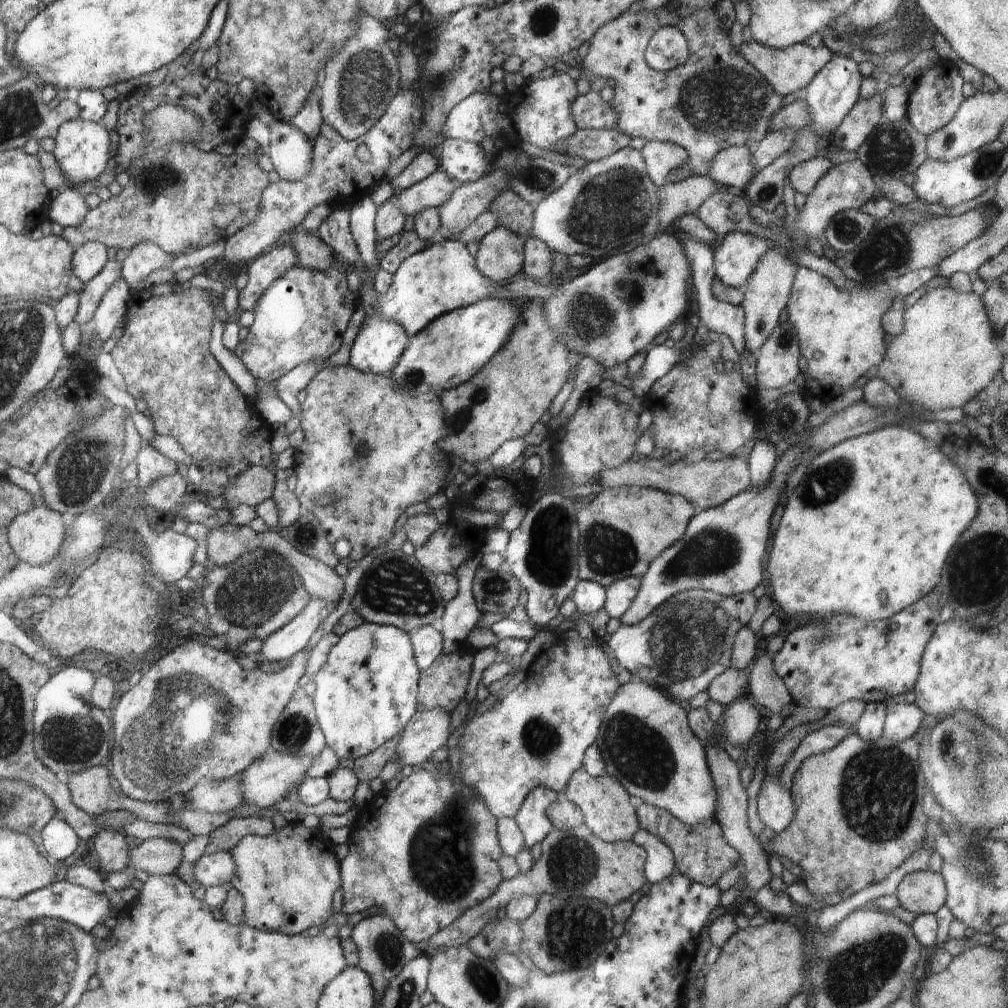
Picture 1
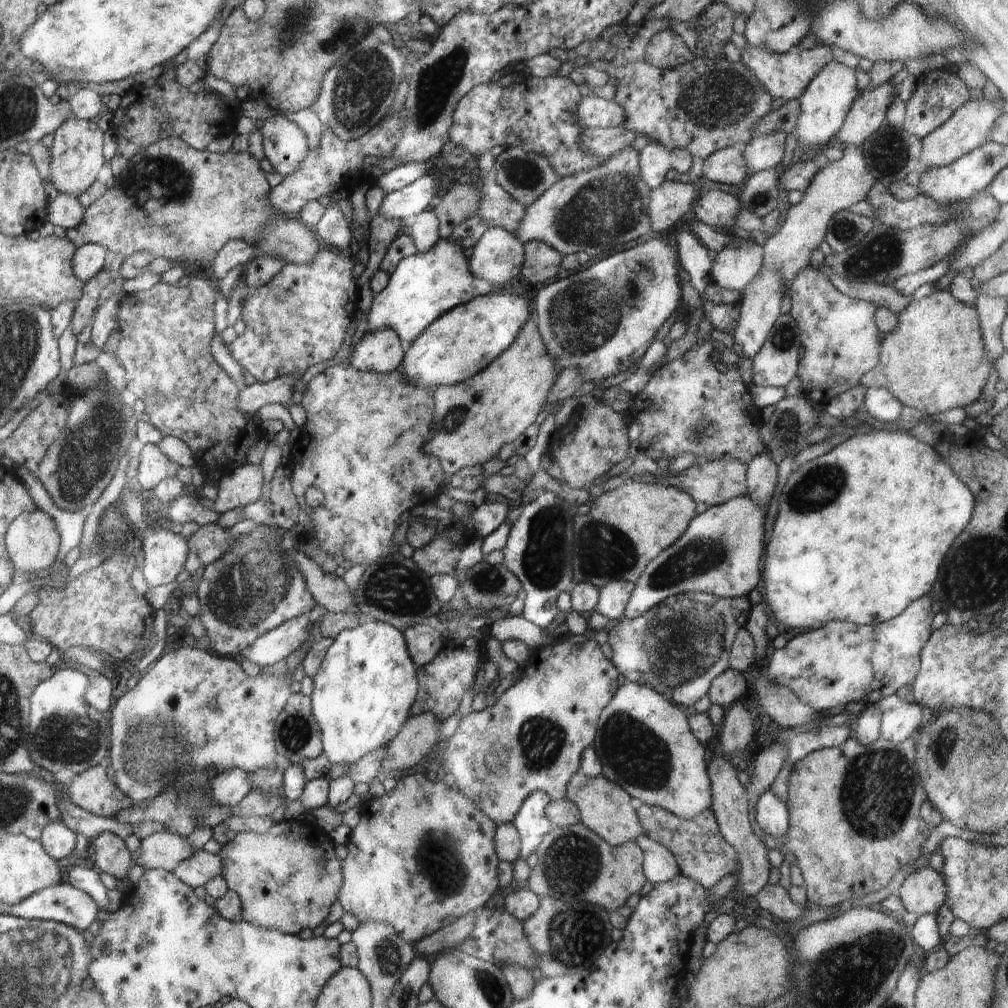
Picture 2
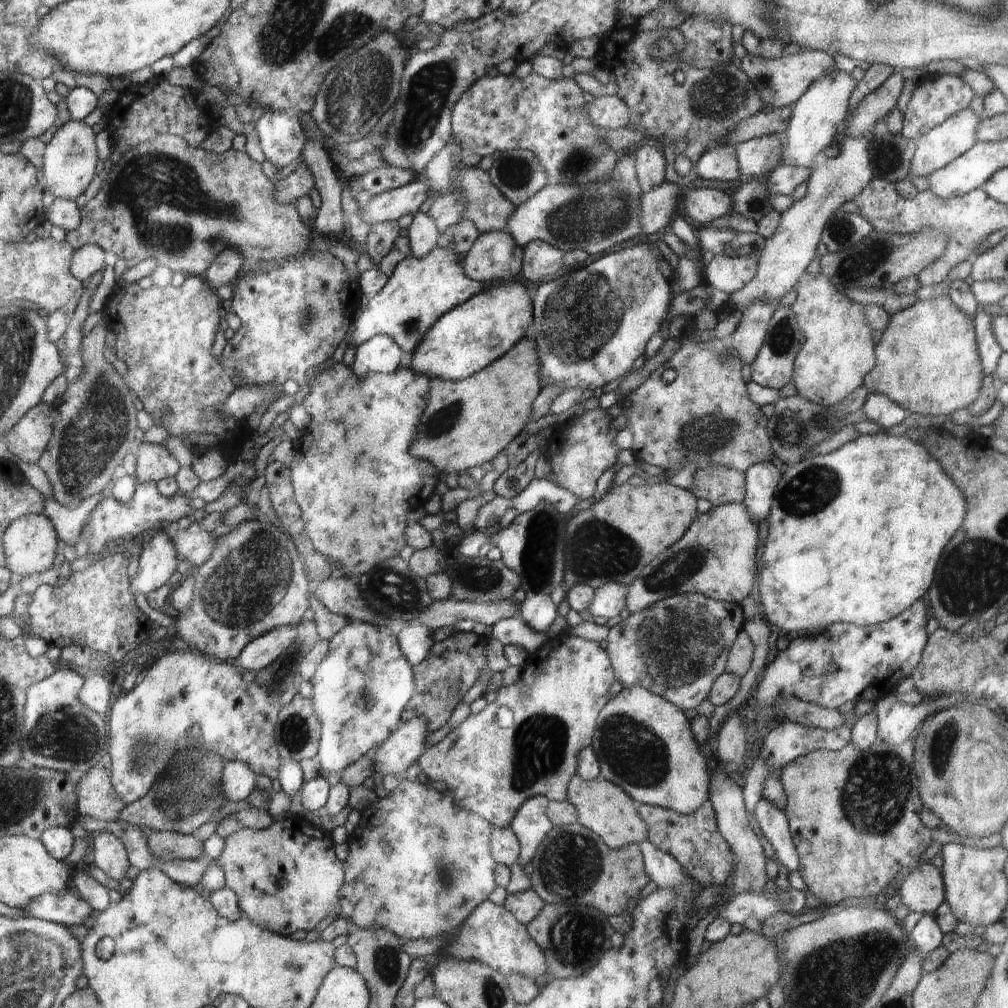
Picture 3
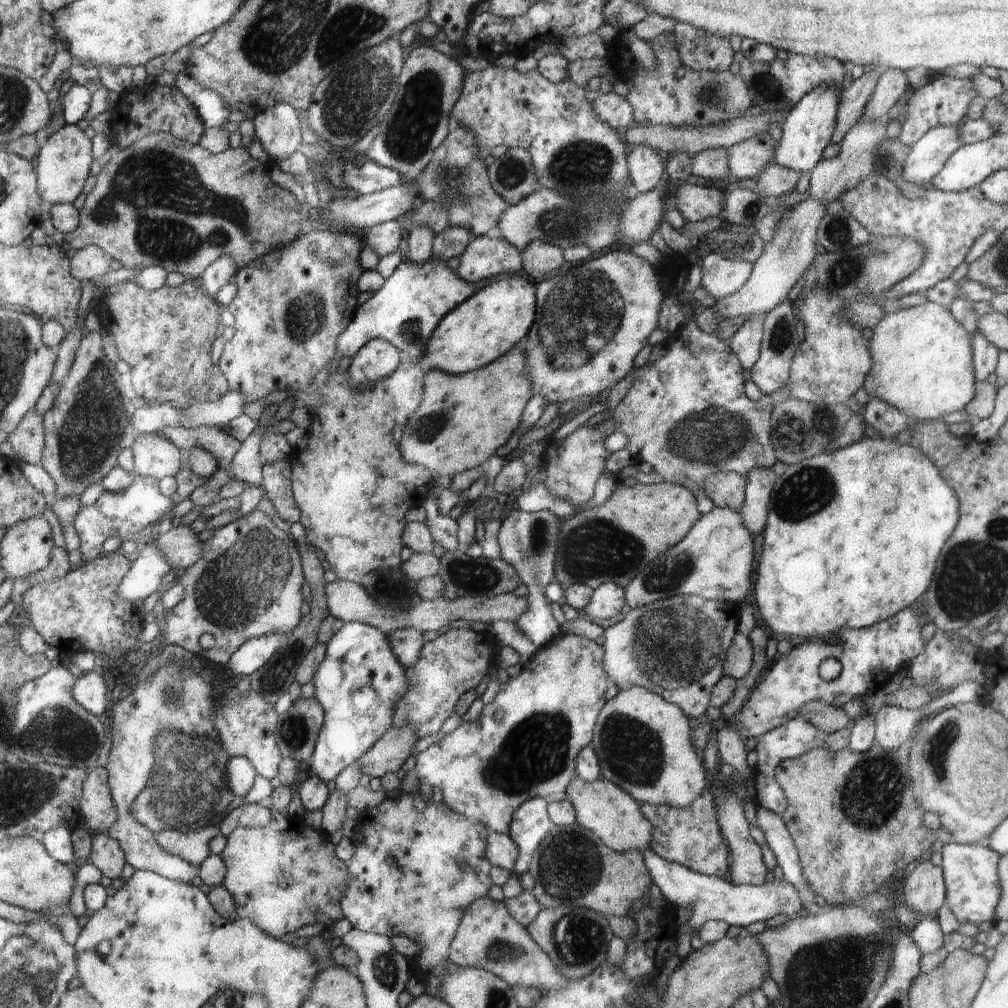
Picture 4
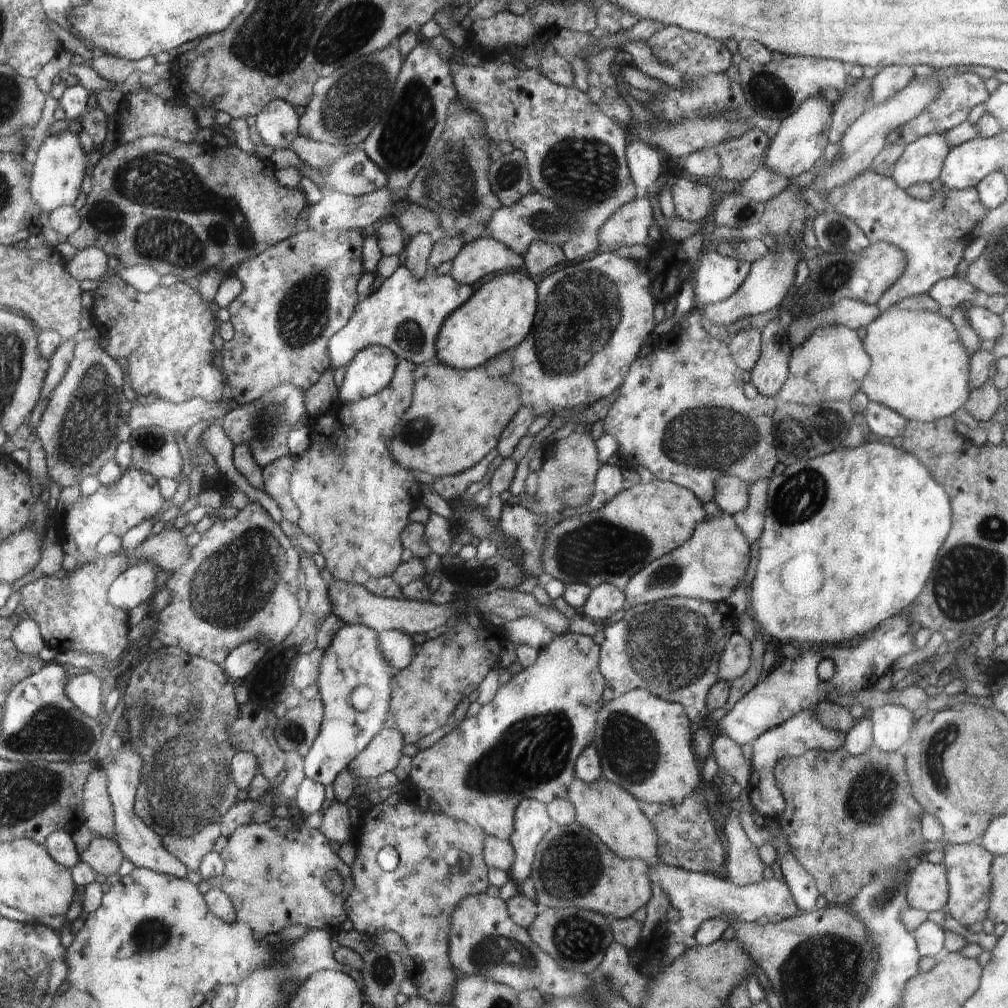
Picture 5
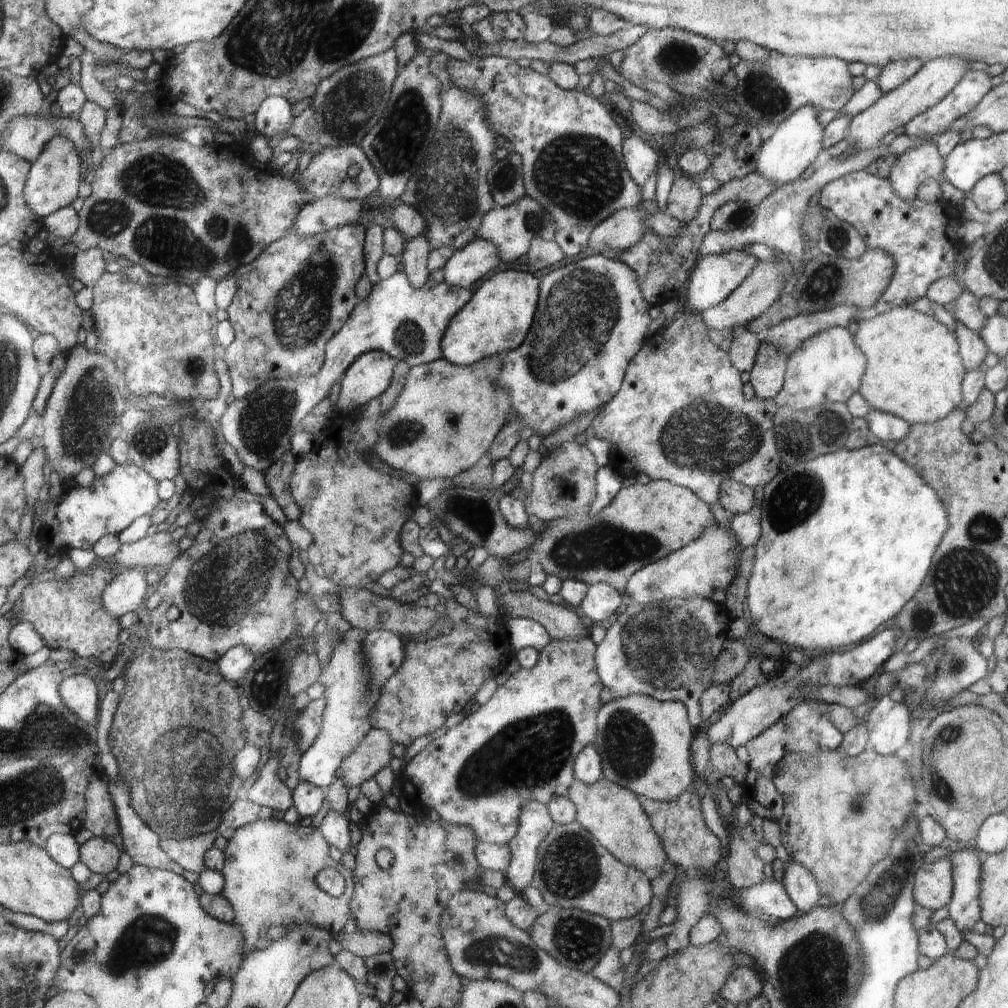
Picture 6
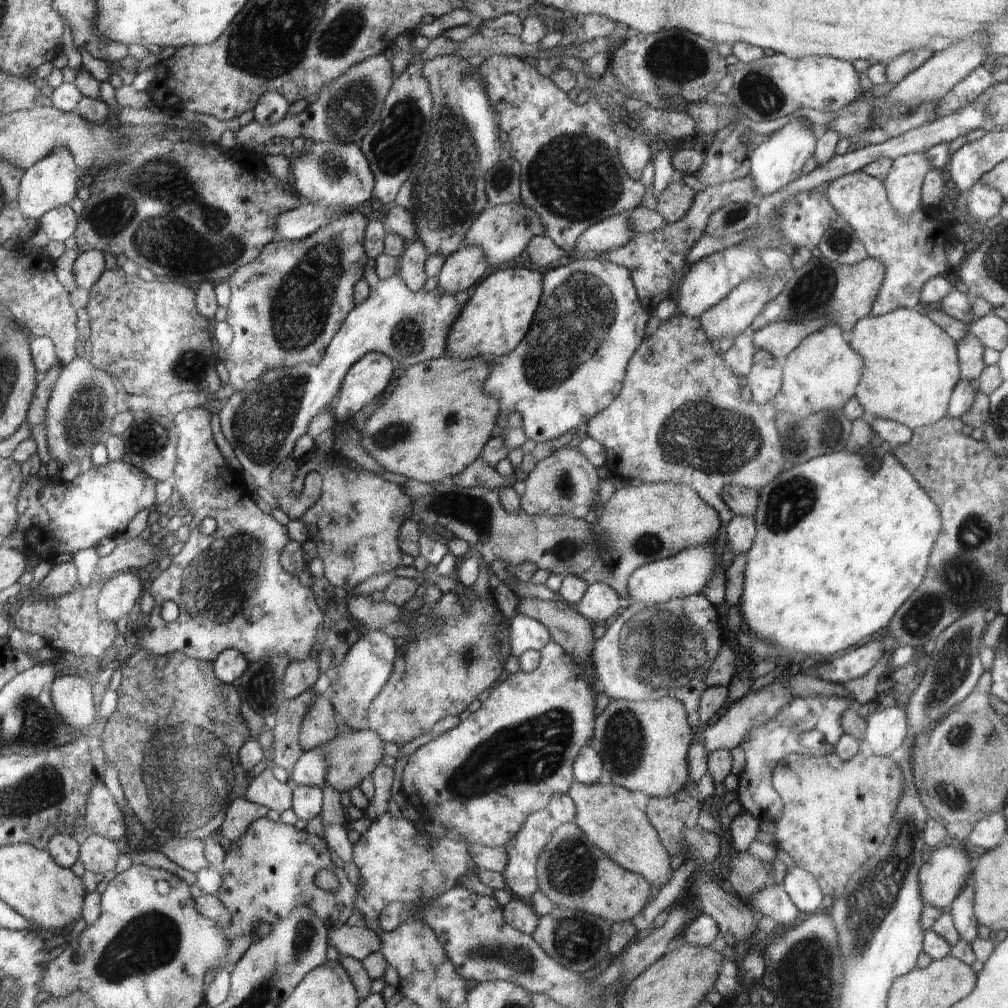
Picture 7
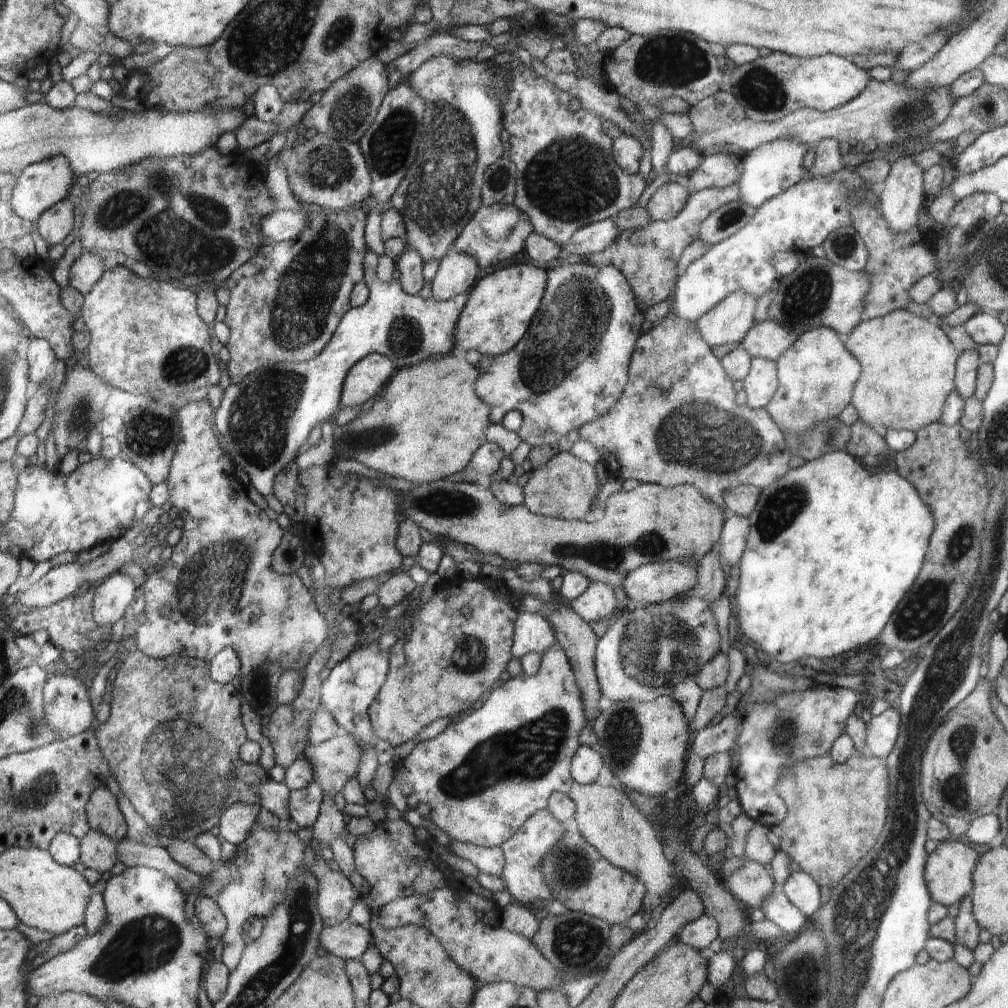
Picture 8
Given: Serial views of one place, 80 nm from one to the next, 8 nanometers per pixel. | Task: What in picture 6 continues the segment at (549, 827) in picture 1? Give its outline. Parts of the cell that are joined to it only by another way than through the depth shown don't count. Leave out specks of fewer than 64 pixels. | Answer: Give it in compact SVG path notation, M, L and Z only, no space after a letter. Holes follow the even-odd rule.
M532 801L524 806L519 816L518 834L507 844L512 860L504 874L517 894L523 894L524 888L533 885L540 843L553 826L555 822L547 805Z

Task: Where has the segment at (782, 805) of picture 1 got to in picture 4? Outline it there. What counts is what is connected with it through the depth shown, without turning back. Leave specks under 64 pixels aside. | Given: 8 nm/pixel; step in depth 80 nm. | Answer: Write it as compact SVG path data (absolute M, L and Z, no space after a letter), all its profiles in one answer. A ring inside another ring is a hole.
M757 806L756 809L757 826L764 832L767 845L776 857L777 866L783 873L784 880L799 892L804 913L810 915L820 913L823 908L812 902L815 894L803 877L799 854L787 826L784 824L784 819L767 808Z

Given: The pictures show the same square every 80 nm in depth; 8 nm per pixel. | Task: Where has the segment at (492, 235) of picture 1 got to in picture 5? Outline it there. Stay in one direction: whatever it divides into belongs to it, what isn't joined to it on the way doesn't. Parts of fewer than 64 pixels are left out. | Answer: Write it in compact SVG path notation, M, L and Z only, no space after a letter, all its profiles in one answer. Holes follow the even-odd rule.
M490 236L466 243L455 256L450 275L462 284L472 286L492 272L519 271L525 262L517 252Z

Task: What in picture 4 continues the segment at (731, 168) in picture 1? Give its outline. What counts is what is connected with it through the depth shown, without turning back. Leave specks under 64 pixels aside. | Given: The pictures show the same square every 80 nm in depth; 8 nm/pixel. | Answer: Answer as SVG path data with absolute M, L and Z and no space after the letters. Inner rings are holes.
M711 148L692 156L691 169L696 176L704 178L727 178L730 176L729 156L725 148Z

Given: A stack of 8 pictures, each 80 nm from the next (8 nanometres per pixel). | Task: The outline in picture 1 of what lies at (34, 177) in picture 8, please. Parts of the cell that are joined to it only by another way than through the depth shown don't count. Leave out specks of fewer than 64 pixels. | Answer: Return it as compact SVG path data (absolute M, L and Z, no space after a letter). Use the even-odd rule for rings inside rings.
M72 119L62 124L55 136L53 155L59 164L60 170L67 178L68 188L78 190L80 183L88 183L98 178L110 160L110 134L100 122Z

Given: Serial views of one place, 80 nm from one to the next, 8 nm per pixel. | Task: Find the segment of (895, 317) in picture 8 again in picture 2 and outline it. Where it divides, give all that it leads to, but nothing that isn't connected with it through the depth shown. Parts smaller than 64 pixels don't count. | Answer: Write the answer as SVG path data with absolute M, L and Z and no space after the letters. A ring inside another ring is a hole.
M936 289L911 303L897 314L897 327L881 341L879 363L859 384L884 387L904 405L926 414L963 409L974 402L987 383L993 363L988 360L978 313L974 305L964 304L948 289Z

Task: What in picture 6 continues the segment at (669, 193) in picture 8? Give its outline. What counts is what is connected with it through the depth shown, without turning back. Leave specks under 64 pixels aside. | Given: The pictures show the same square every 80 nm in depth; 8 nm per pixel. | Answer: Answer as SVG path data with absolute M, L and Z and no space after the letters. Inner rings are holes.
M678 177L673 180L667 202L667 214L680 222L689 223L699 214L704 195L695 178Z

